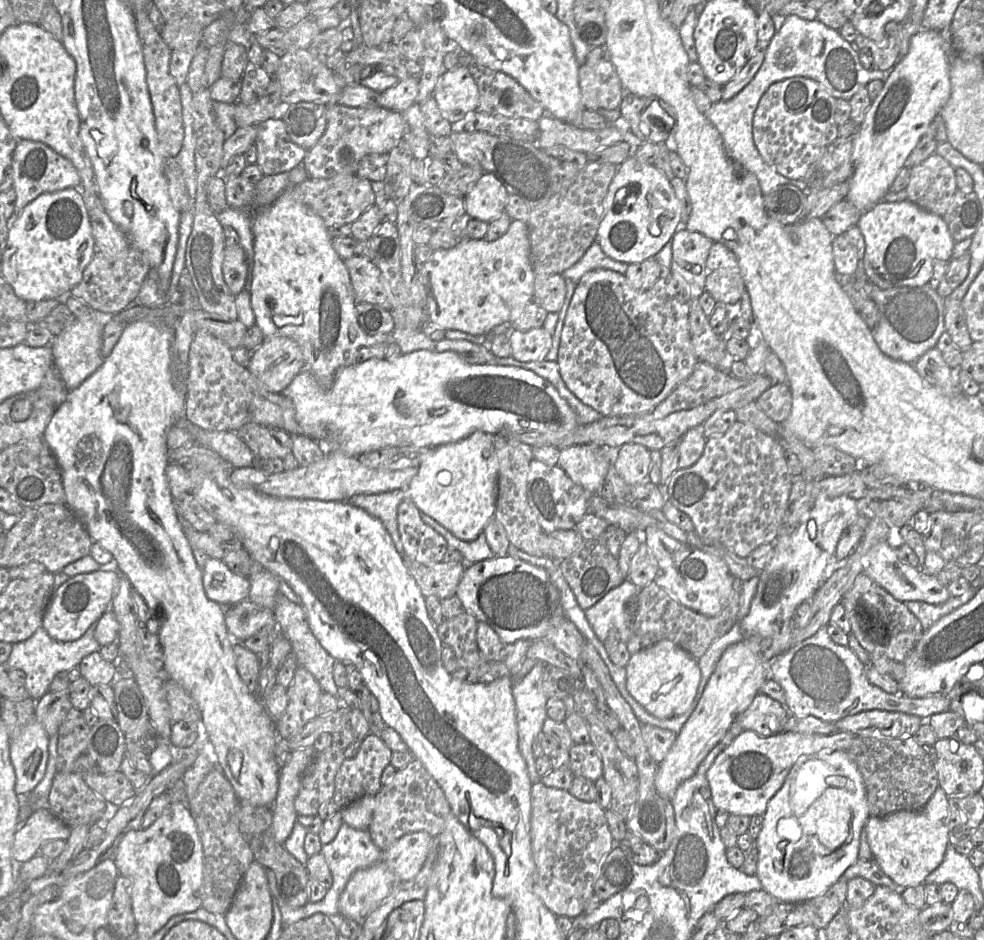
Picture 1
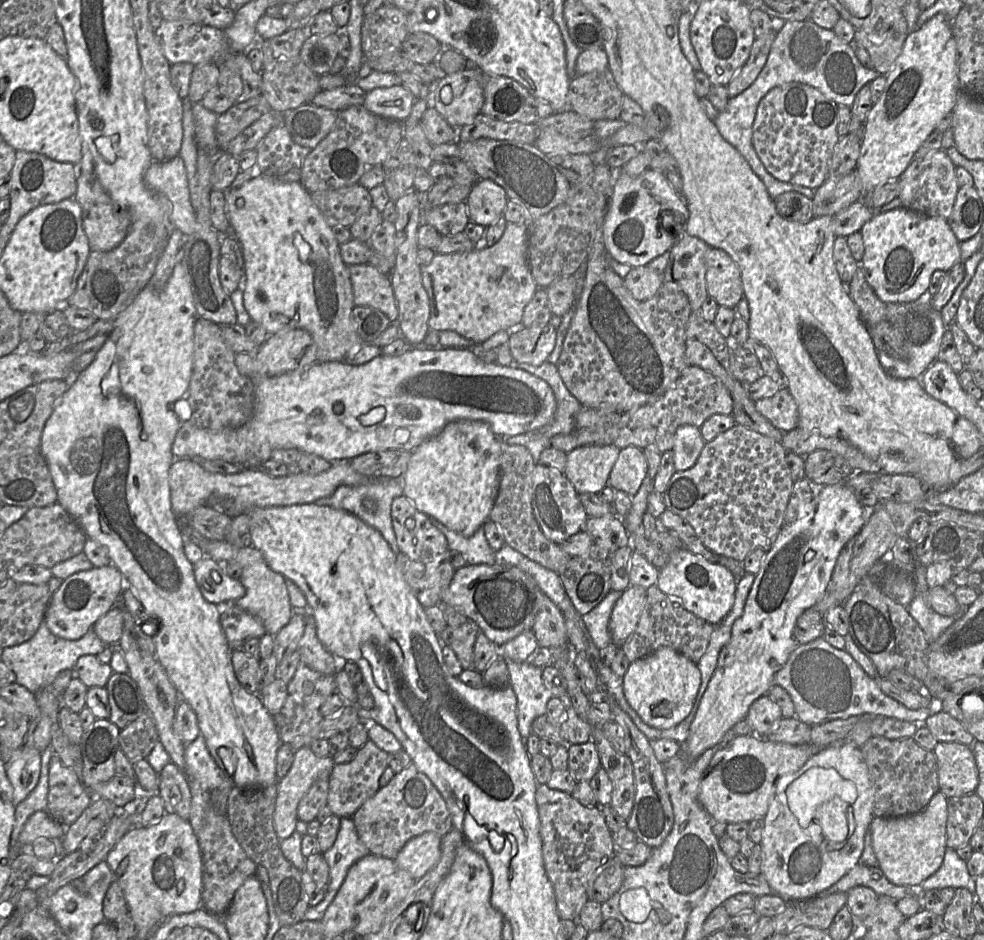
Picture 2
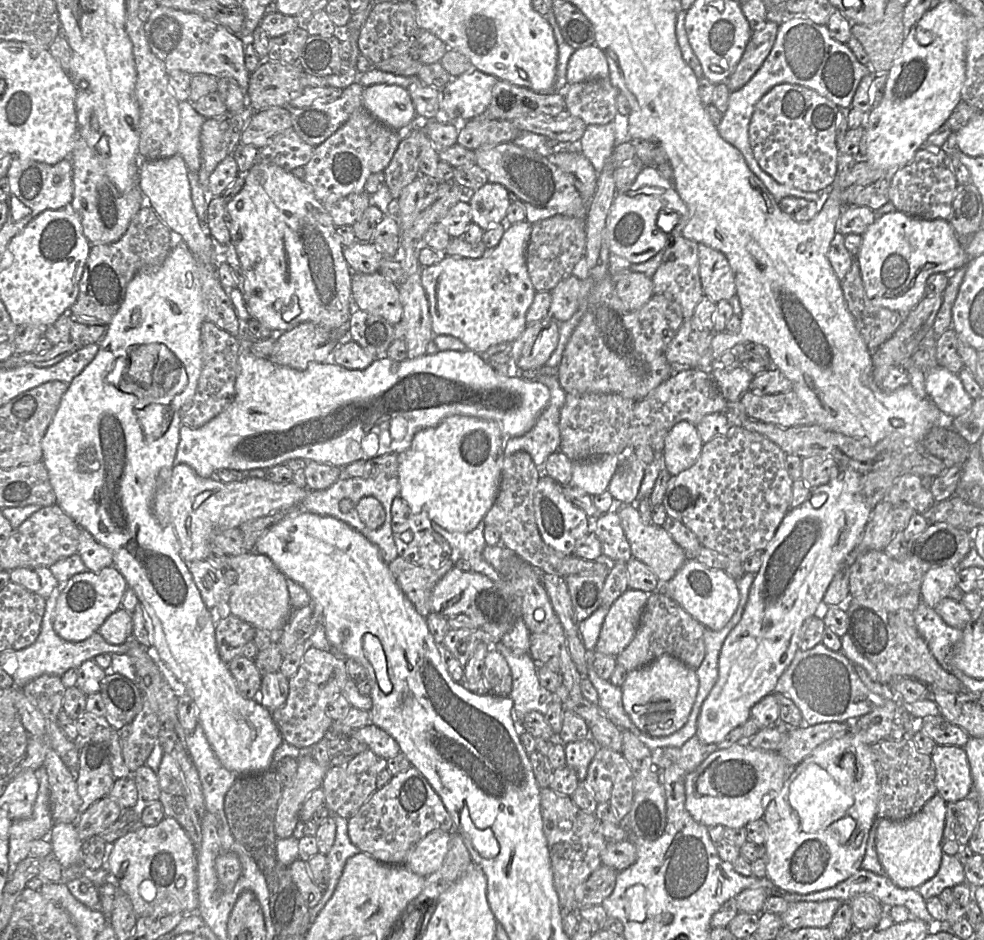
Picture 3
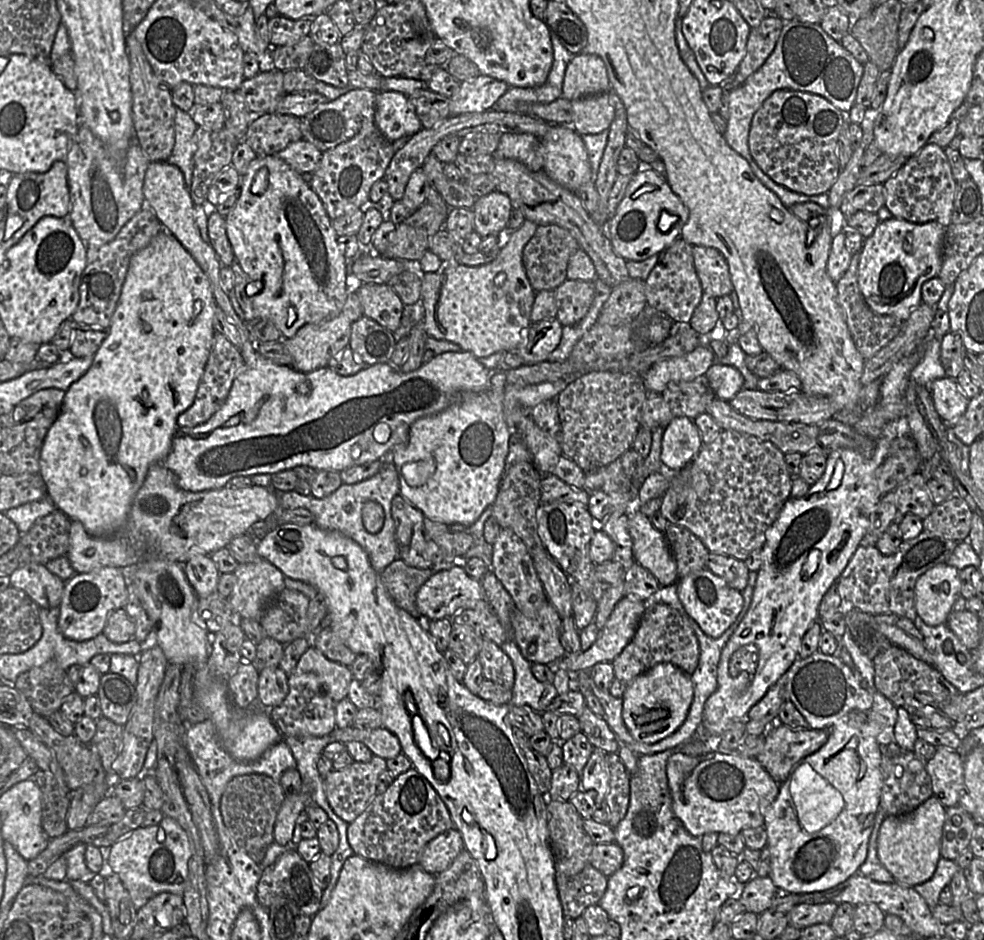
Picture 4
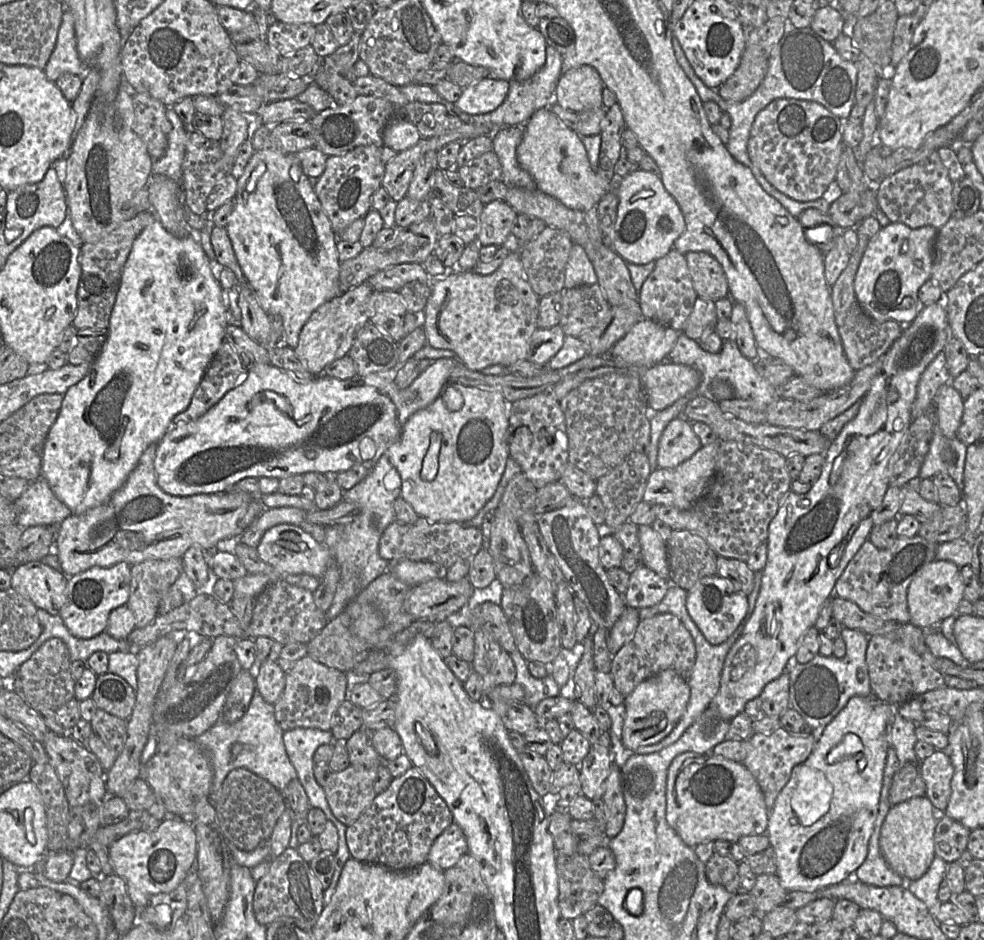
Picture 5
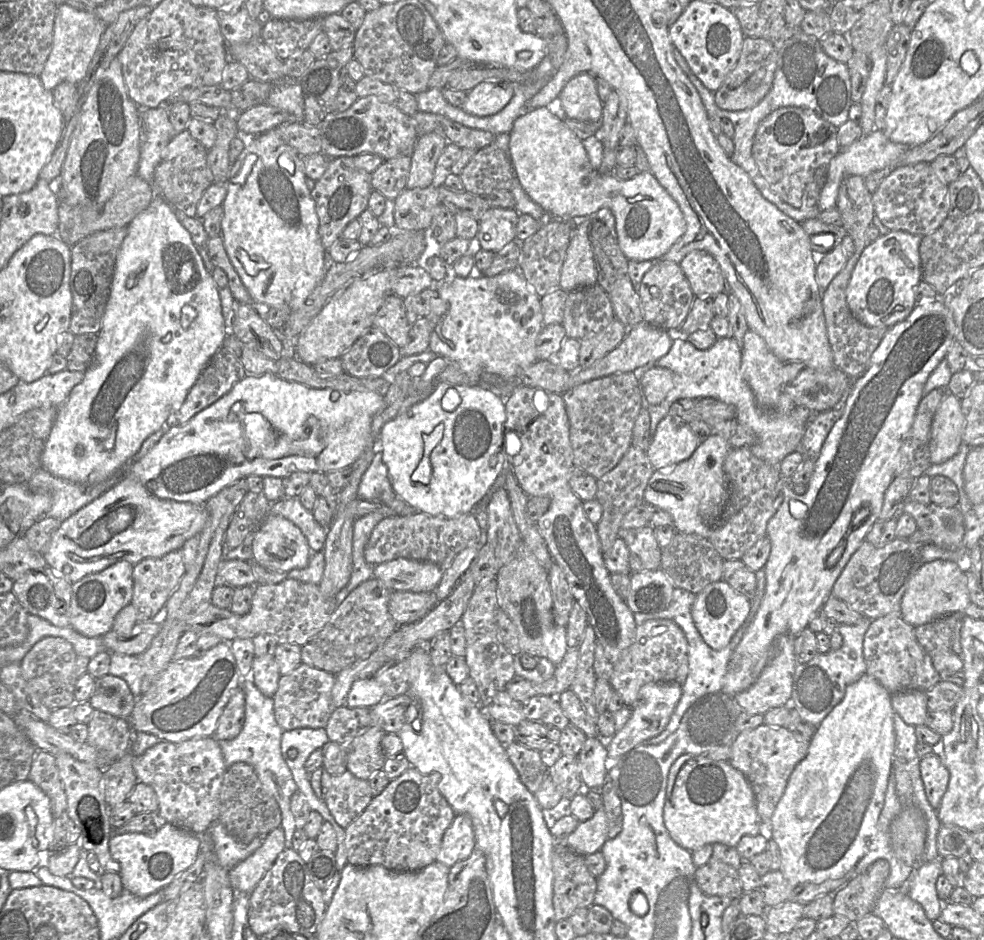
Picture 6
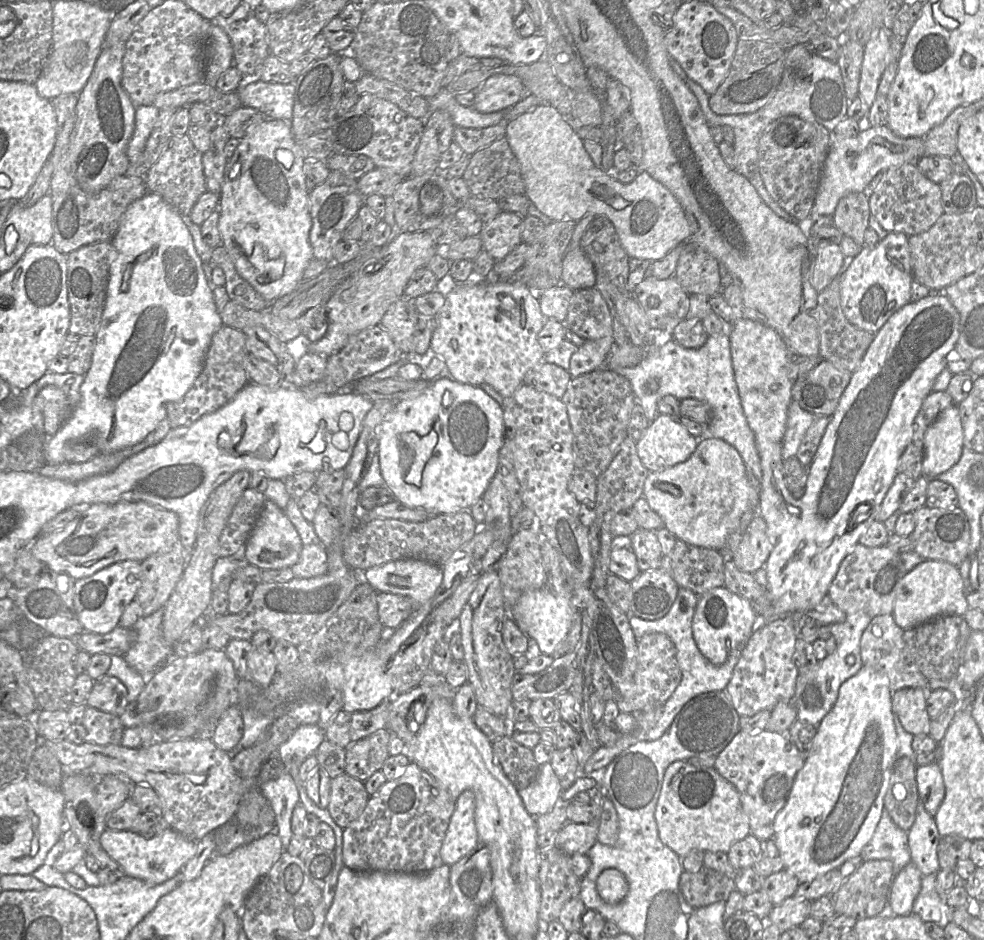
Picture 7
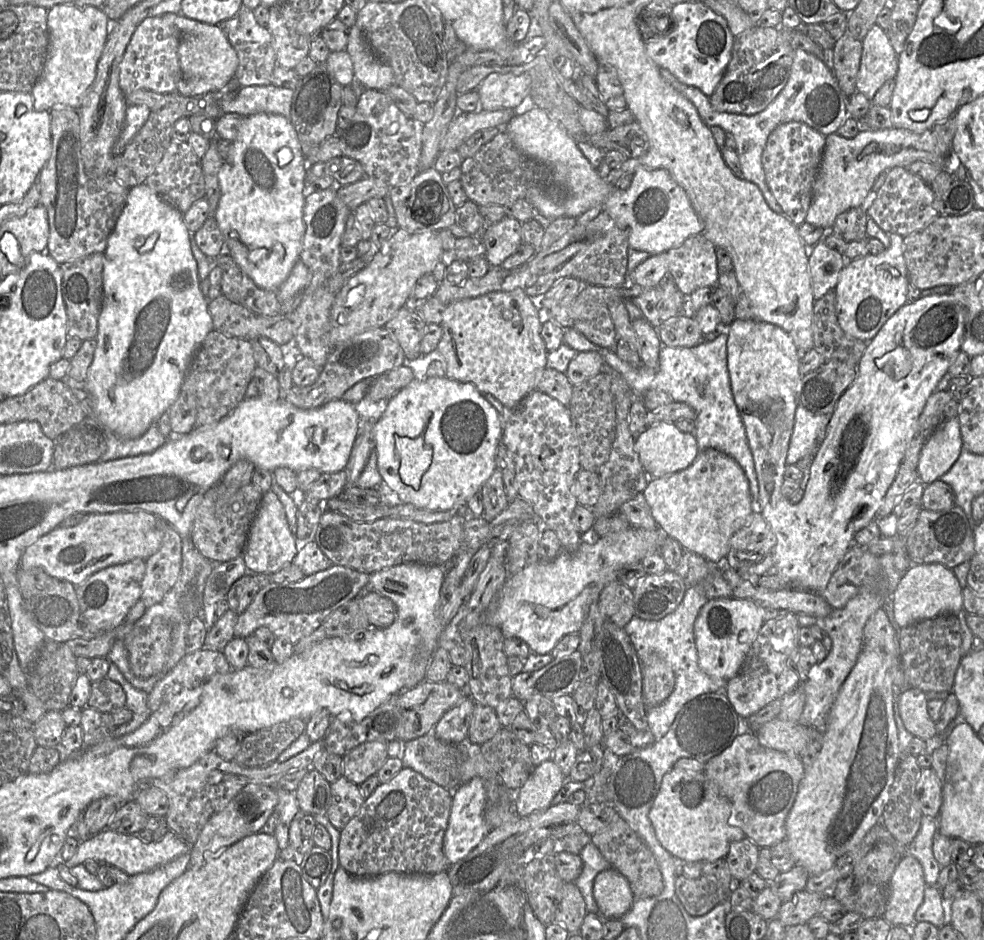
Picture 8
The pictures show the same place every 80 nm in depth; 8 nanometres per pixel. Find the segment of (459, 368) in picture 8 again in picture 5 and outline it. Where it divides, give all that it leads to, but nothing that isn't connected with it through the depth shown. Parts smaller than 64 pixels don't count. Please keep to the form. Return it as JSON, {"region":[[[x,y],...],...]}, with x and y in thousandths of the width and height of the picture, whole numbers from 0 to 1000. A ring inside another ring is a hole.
{"region":[[[528,264],[520,266],[512,276],[508,284],[497,293],[488,293],[479,288],[462,288],[459,289],[458,284],[453,284],[450,295],[446,298],[438,298],[438,313],[434,319],[431,328],[432,343],[431,351],[433,355],[434,365],[445,371],[455,371],[462,374],[465,379],[465,384],[479,395],[489,396],[492,391],[500,388],[510,388],[517,390],[527,383],[535,383],[539,370],[539,363],[543,352],[546,348],[546,338],[548,333],[548,319],[549,317],[542,310],[540,303],[536,299],[532,283],[529,280]]]}

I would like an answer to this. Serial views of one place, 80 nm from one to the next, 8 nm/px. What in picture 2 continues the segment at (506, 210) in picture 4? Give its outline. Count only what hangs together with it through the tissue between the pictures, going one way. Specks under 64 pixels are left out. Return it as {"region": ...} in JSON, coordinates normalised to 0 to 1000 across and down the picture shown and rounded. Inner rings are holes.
{"region":[[[487,190],[474,212],[478,235],[494,243],[509,232],[516,214],[514,202],[499,190]]]}

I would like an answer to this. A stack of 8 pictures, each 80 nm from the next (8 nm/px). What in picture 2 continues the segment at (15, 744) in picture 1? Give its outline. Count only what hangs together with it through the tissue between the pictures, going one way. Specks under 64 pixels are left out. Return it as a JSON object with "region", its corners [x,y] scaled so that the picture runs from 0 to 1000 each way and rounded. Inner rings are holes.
{"region":[[[23,793],[6,812],[7,826],[13,836],[13,854],[17,857],[37,837],[42,822],[42,800]]]}

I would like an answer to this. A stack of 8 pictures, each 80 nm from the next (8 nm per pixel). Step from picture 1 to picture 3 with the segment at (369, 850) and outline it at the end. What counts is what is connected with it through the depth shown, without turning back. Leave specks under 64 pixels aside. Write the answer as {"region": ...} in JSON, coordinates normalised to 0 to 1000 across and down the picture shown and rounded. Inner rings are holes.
{"region":[[[334,862],[334,869],[337,869],[341,874],[340,894],[334,907],[331,910],[334,922],[334,938],[323,962],[313,968],[316,974],[316,982],[337,954],[353,914],[366,906],[355,891],[354,872],[336,862]]]}

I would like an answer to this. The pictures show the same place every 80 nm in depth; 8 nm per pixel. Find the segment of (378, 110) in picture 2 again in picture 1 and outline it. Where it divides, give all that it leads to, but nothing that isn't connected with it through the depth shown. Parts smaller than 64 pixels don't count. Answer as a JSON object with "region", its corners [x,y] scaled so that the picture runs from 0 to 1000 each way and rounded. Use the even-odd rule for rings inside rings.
{"region":[[[416,81],[384,99],[383,113],[408,120],[423,107],[425,96],[426,82]]]}

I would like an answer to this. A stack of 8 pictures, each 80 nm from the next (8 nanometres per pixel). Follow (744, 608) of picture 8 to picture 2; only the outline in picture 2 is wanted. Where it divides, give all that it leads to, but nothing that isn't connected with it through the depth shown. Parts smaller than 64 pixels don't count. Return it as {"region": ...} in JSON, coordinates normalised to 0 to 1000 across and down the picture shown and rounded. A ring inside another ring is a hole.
{"region":[[[694,583],[681,589],[677,601],[670,605],[668,617],[668,623],[674,631],[689,638],[697,649],[725,665],[731,665],[743,650],[747,640],[749,620],[747,613],[737,602],[722,598]]]}

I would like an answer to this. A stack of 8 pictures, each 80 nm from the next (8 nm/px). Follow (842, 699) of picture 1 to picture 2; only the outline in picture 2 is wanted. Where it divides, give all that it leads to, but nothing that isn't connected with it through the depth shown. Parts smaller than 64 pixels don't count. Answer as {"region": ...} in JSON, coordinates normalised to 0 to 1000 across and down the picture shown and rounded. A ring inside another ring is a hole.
{"region":[[[863,673],[858,679],[858,690],[847,688],[836,678],[820,685],[810,686],[798,707],[788,717],[787,727],[798,733],[805,744],[809,757],[808,763],[823,772],[849,765],[861,765],[875,761],[895,761],[930,770],[939,770],[949,755],[949,750],[945,753],[926,755],[912,745],[901,740],[892,730],[892,715],[885,701],[873,691]]]}

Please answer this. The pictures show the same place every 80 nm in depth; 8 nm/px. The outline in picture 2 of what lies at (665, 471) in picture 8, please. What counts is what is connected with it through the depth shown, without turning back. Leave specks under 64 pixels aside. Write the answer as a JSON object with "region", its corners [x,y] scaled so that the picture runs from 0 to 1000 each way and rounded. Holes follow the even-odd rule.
{"region":[[[695,451],[688,455],[683,477],[685,497],[687,501],[695,501],[703,498],[717,469],[714,467],[709,454]]]}

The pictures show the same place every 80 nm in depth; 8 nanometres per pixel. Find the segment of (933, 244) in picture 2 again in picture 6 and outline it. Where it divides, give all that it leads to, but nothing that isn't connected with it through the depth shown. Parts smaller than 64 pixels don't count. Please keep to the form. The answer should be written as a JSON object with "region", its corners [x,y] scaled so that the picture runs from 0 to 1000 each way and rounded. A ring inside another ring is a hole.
{"region":[[[905,245],[878,264],[860,306],[862,327],[876,344],[886,348],[905,348],[924,336],[931,324],[930,306],[936,299],[936,254],[936,250]]]}

